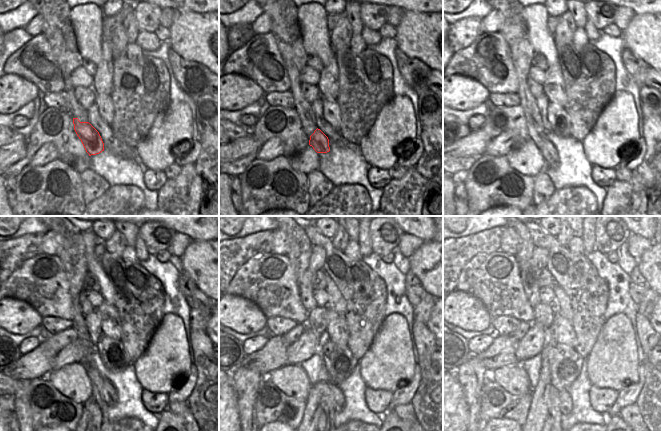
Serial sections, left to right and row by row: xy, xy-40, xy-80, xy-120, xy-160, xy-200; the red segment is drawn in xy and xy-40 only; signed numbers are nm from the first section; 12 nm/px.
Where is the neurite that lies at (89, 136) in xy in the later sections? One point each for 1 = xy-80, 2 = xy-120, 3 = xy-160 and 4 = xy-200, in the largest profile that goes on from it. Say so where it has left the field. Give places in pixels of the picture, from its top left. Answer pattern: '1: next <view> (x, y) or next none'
1: next xy-80 (549, 152)
2: next xy-120 (102, 383)
3: next xy-160 (327, 387)
4: next xy-200 (566, 401)

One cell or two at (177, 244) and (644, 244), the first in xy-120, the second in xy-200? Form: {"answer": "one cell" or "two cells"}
{"answer": "one cell"}

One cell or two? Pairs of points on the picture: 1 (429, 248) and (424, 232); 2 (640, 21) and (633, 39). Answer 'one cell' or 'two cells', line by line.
1: two cells
2: one cell

